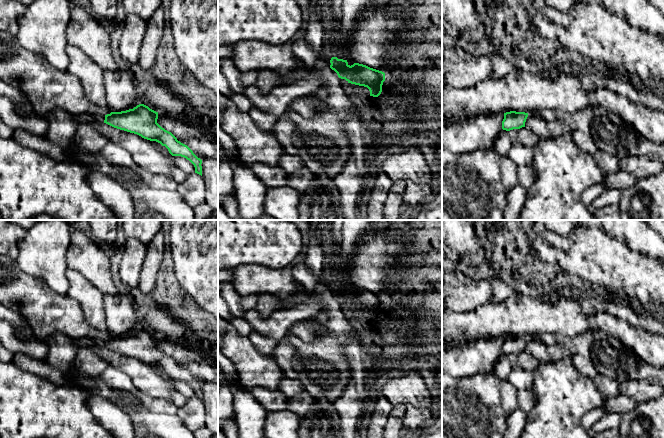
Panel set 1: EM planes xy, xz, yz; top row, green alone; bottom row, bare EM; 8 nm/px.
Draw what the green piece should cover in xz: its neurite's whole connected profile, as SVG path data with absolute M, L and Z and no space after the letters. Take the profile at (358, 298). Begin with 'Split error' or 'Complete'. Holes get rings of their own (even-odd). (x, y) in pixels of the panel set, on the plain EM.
Complete. M332 281L330 292L338 301L345 303L348 307L367 311L370 320L378 321L382 316L382 309L385 305L385 297L366 289L354 287L349 289L347 284Z

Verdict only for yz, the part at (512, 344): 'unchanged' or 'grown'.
unchanged

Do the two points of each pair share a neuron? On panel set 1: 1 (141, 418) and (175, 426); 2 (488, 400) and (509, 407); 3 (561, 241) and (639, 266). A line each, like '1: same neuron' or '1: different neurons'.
1: same neuron
2: different neurons
3: different neurons

